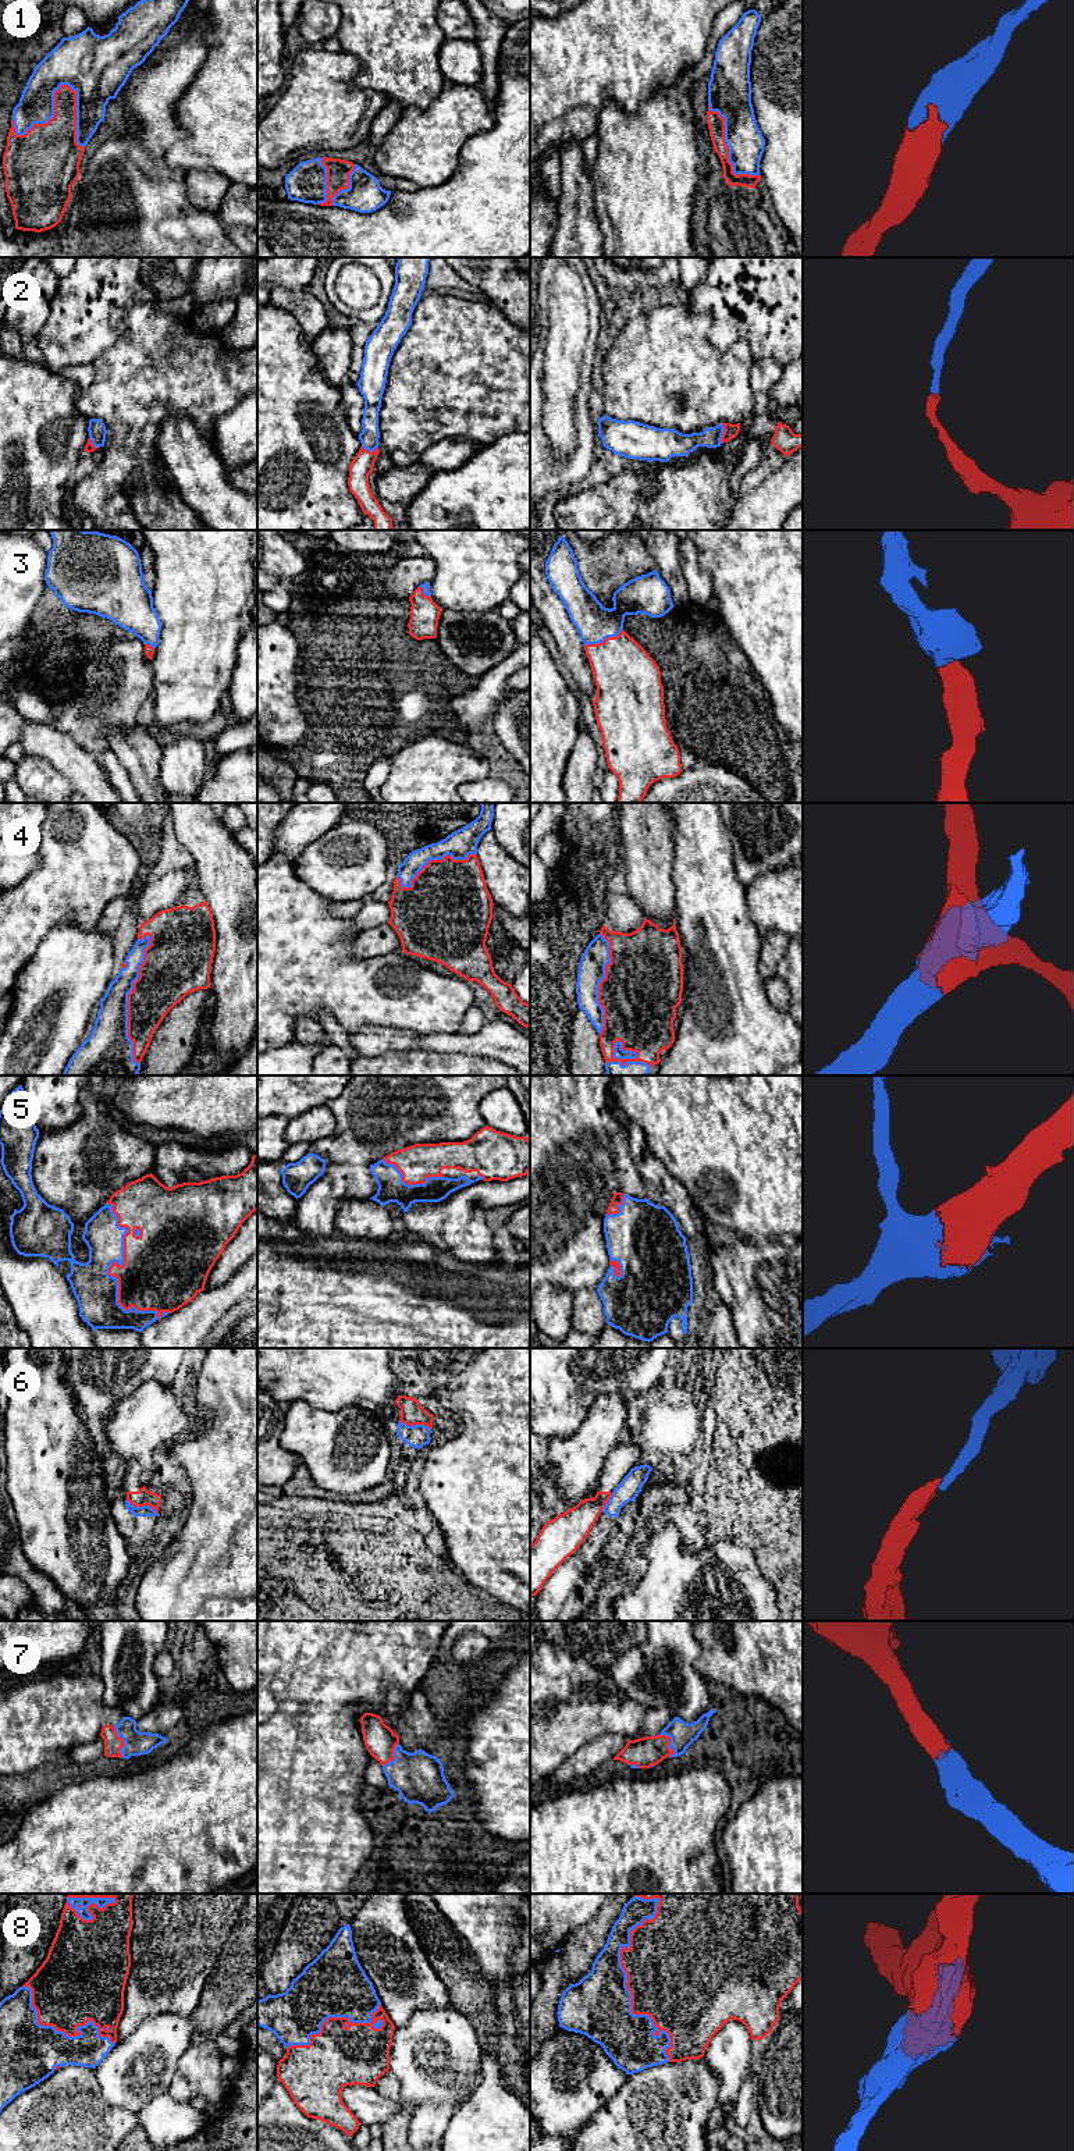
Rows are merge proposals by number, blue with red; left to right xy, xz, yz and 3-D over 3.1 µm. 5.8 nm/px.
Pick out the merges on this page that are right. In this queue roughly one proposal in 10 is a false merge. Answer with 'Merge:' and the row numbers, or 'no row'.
Merge: 1, 2, 3, 4, 5, 7, 8

